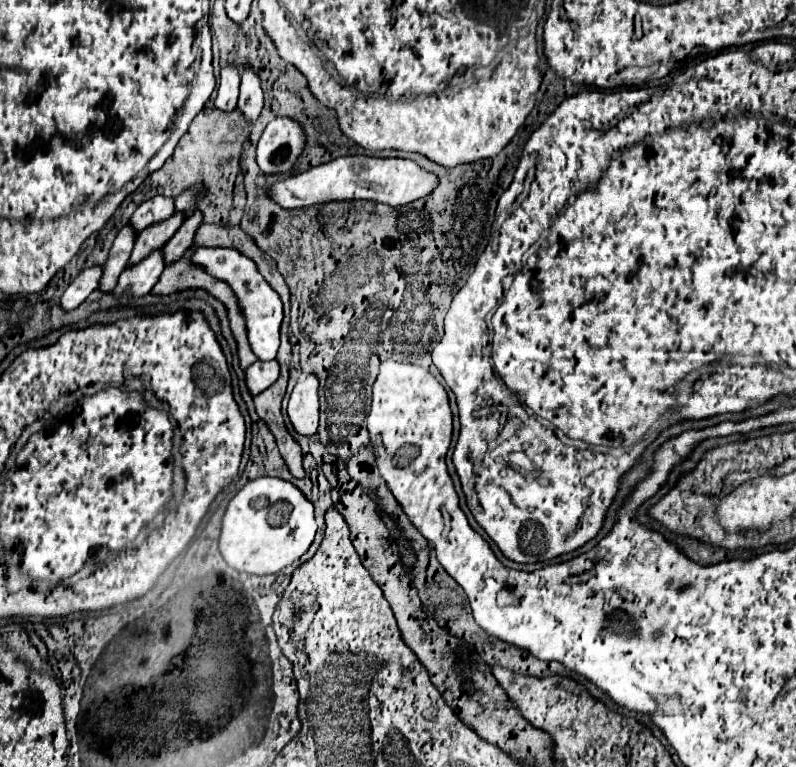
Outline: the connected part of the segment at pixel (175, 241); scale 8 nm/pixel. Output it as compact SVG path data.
M195 210L191 218L187 218L179 232L175 232L175 236L167 242L165 246L165 264L171 264L173 260L181 258L183 252L193 244L193 238L195 238L195 232L197 228L203 224L203 212L201 210Z

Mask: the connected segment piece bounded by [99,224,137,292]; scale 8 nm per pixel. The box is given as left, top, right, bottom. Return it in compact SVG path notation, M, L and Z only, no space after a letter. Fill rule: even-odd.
M127 224L117 234L117 238L113 242L113 248L111 248L111 254L109 254L109 260L103 266L103 278L99 282L99 288L103 292L113 290L115 284L117 284L119 274L127 268L129 258L131 258L131 248L135 246L135 236L137 236L137 232L135 232L135 228L131 228L131 224Z

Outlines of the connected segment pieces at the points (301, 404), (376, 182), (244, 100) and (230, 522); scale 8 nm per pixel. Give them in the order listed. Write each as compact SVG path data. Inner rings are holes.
M305 374L299 378L291 392L287 414L293 428L299 434L311 436L319 426L319 378L317 374Z
M355 154L355 156L343 156L337 160L331 160L307 172L279 180L271 186L269 194L277 204L281 204L287 210L307 208L307 206L331 202L331 200L353 200L353 198L377 200L389 206L401 206L427 196L435 188L435 184L437 184L437 178L425 172L423 168L419 168L413 160Z
M245 64L243 68L243 78L241 78L241 94L239 94L239 104L237 108L245 114L249 122L257 120L259 112L263 110L263 88L261 88L261 78L253 70L253 66Z
M257 478L249 480L229 502L227 512L221 524L219 550L227 564L239 572L247 574L277 574L283 568L291 566L299 560L309 546L313 544L317 534L315 524L315 508L307 500L307 496L293 484L281 478ZM255 498L267 498L269 504L265 508L255 508ZM279 504L279 522L273 526L273 506Z

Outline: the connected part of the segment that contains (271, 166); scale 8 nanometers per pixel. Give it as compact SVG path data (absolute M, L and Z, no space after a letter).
M277 116L267 124L257 144L257 164L265 174L283 174L299 162L305 148L305 128L289 116Z

